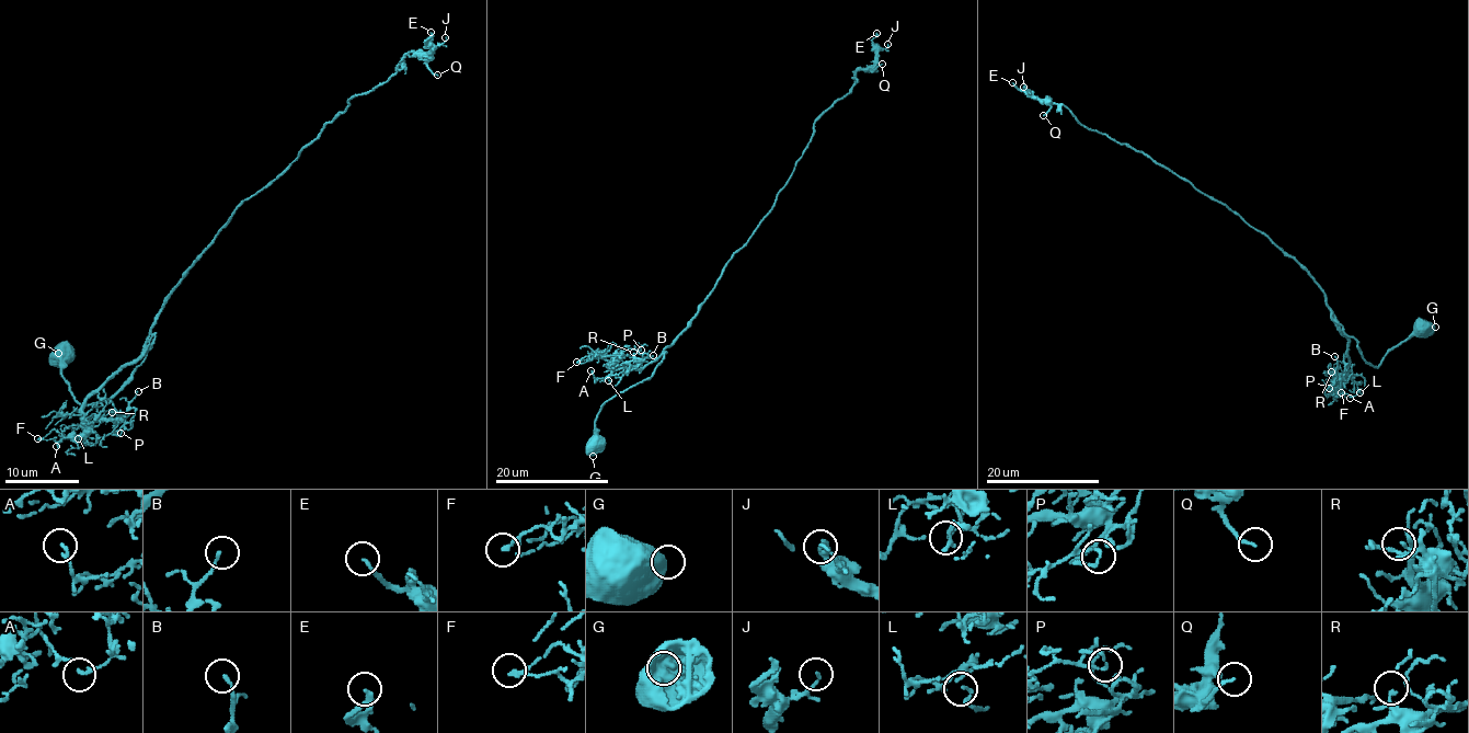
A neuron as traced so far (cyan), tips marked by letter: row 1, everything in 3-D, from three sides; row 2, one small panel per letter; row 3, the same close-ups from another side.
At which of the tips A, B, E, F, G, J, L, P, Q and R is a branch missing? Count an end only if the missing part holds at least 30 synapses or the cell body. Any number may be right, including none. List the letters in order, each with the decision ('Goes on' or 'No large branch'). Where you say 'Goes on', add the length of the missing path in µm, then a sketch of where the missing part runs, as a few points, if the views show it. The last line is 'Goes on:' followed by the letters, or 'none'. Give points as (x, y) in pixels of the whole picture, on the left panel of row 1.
A: No large branch
B: No large branch
E: No large branch
F: No large branch
G: No large branch
J: No large branch
L: No large branch
P: No large branch
Q: No large branch
R: No large branch
Goes on: none

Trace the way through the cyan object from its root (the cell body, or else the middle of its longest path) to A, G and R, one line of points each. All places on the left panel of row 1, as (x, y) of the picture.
A: (237, 209), (170, 293), (151, 330), (149, 345), (85, 401), (83, 420), (67, 427), (56, 446)
G: (237, 209), (170, 293), (151, 330), (152, 346), (108, 399), (78, 402), (61, 375), (64, 362), (58, 353)
R: (237, 209), (170, 293), (151, 330), (149, 345), (104, 384), (106, 397), (119, 414), (114, 417), (112, 412)

